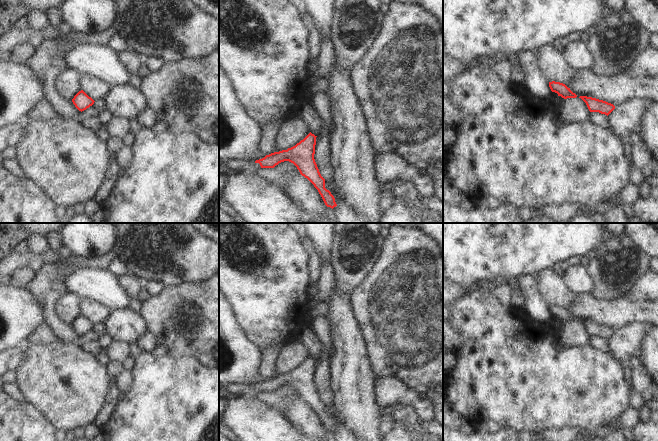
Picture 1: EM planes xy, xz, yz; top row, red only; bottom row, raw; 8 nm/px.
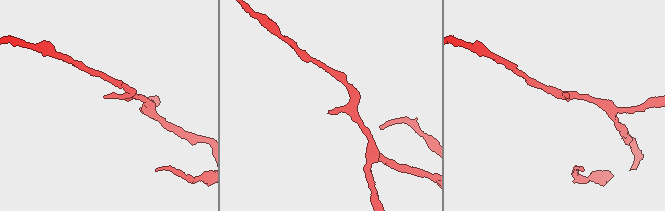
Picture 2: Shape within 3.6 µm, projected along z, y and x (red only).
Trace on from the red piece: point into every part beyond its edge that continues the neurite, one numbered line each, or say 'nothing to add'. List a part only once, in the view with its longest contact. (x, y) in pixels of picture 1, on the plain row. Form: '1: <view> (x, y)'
1: xz (229, 389).

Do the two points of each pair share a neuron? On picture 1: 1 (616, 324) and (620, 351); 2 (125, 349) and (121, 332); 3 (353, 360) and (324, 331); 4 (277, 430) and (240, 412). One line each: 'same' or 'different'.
1: different
2: different
3: different
4: same

